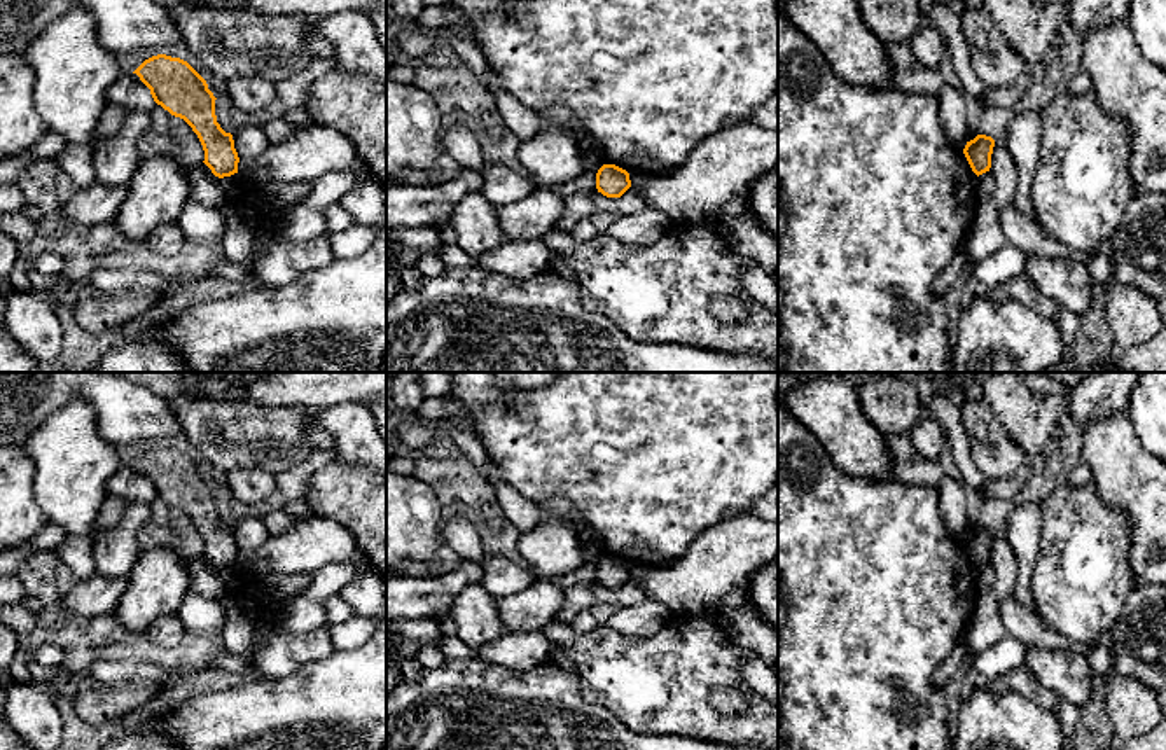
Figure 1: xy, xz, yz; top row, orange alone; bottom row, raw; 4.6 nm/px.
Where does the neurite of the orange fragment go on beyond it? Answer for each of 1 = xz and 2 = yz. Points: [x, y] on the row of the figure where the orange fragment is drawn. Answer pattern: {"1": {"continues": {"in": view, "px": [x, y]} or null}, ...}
{"1": {"continues": null}, "2": {"continues": null}}

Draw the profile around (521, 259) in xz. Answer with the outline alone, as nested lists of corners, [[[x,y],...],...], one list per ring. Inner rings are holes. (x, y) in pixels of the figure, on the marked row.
[[[540,240],[503,241],[482,253],[475,264],[491,273],[524,281],[547,269],[549,248]]]

